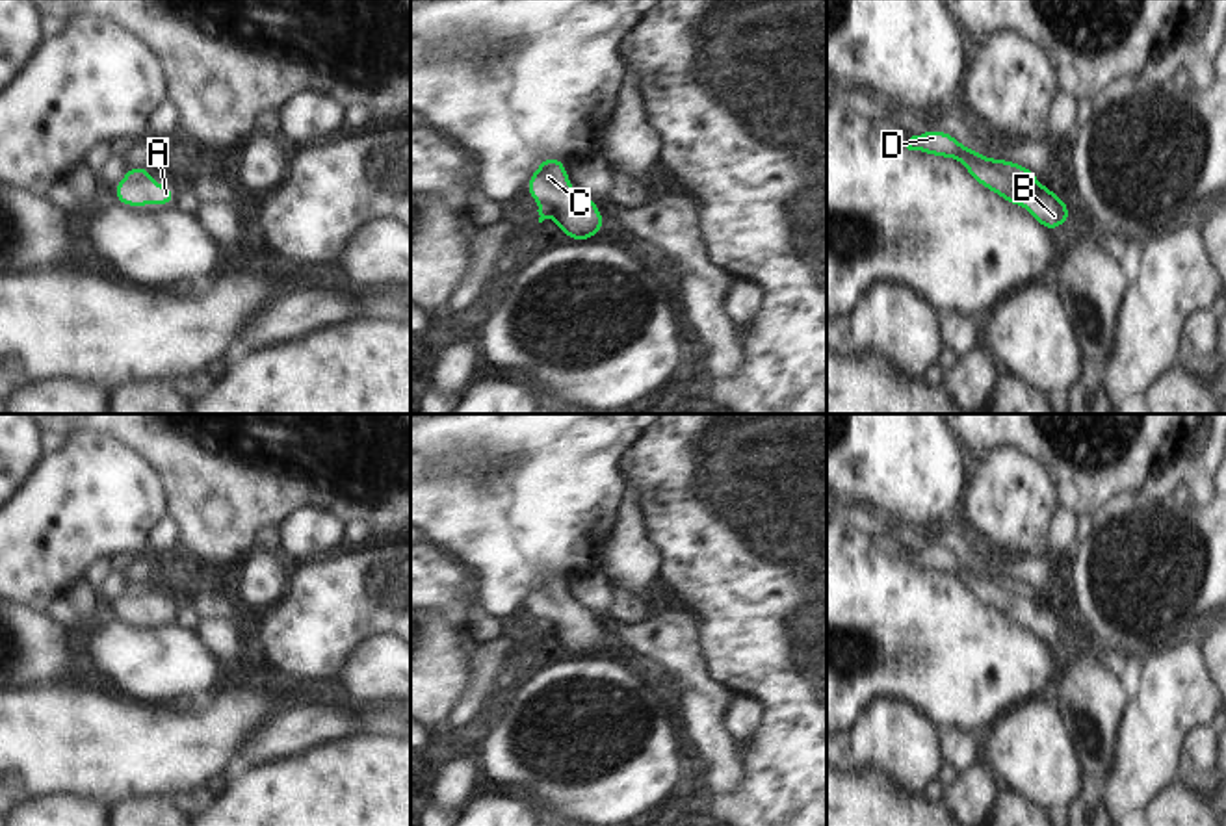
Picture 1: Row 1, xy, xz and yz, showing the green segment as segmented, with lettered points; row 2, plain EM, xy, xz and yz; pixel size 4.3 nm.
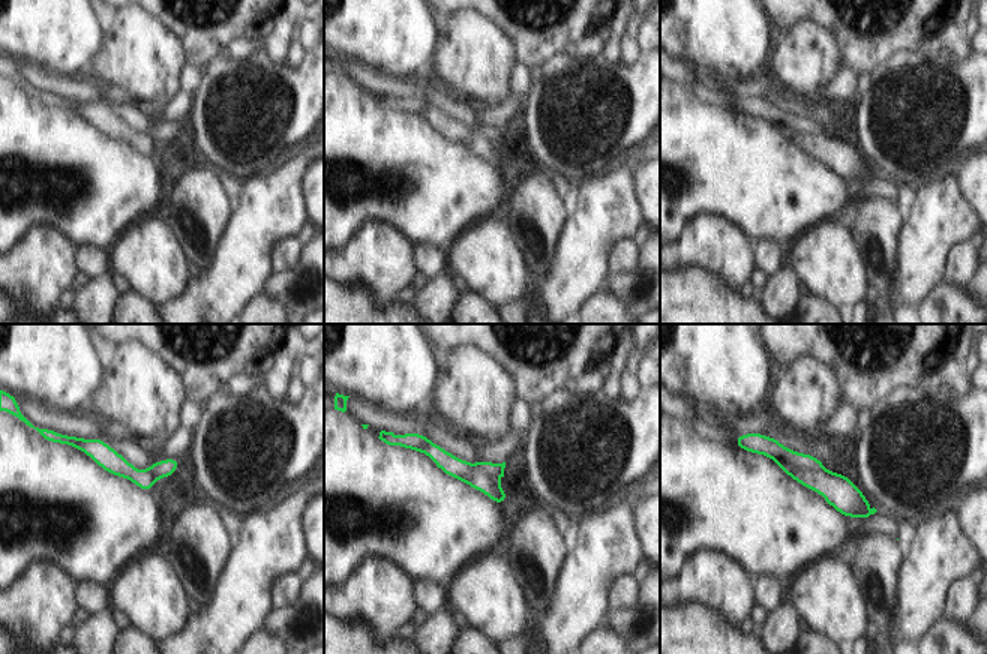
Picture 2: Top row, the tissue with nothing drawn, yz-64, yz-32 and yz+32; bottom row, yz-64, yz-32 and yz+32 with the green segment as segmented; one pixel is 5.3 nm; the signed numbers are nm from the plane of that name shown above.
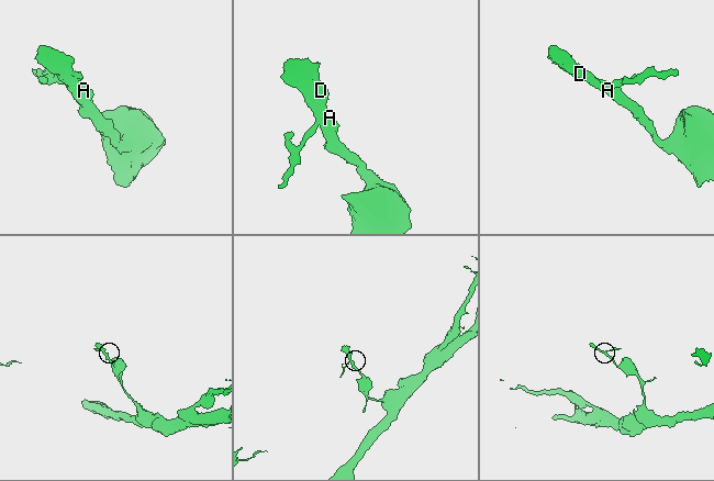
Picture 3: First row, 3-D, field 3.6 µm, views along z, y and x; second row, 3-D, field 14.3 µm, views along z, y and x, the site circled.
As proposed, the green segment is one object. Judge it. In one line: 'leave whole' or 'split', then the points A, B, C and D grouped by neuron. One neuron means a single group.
split; A B C / D

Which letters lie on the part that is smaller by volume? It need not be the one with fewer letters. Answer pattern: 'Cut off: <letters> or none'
Cut off: D.

